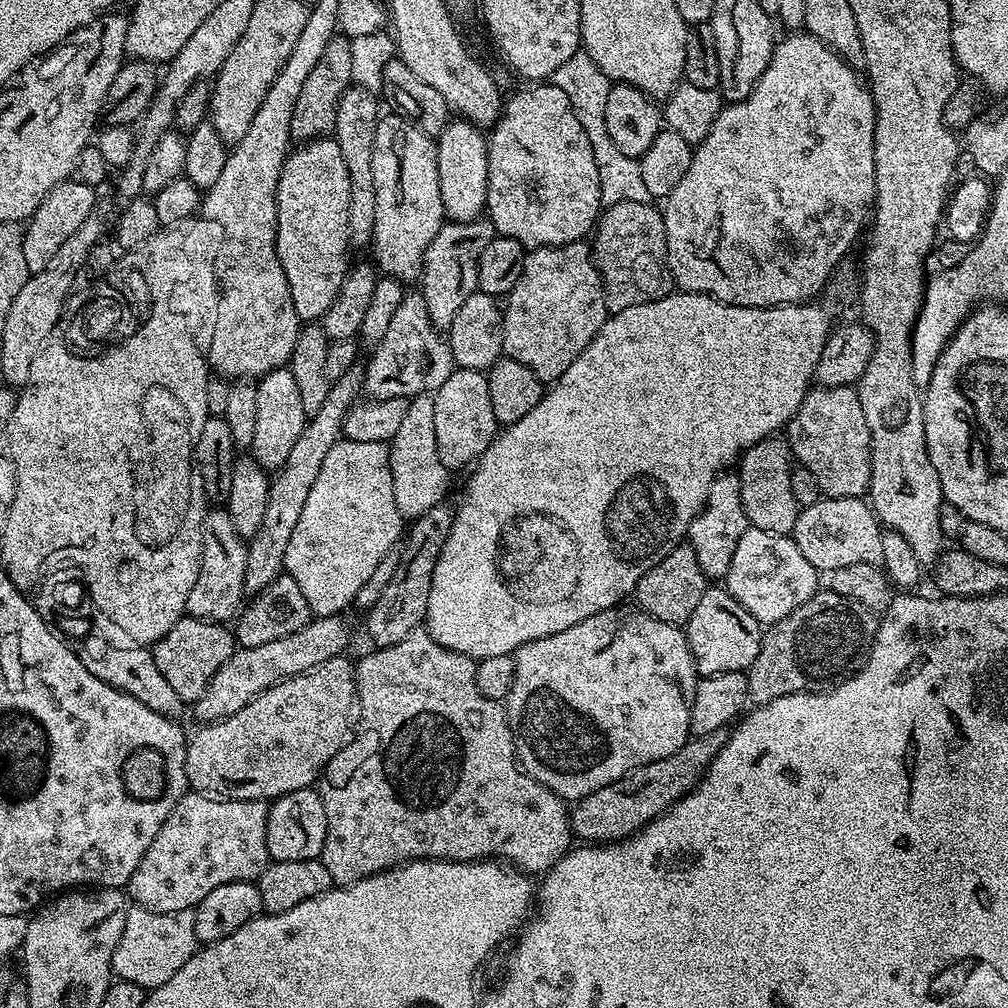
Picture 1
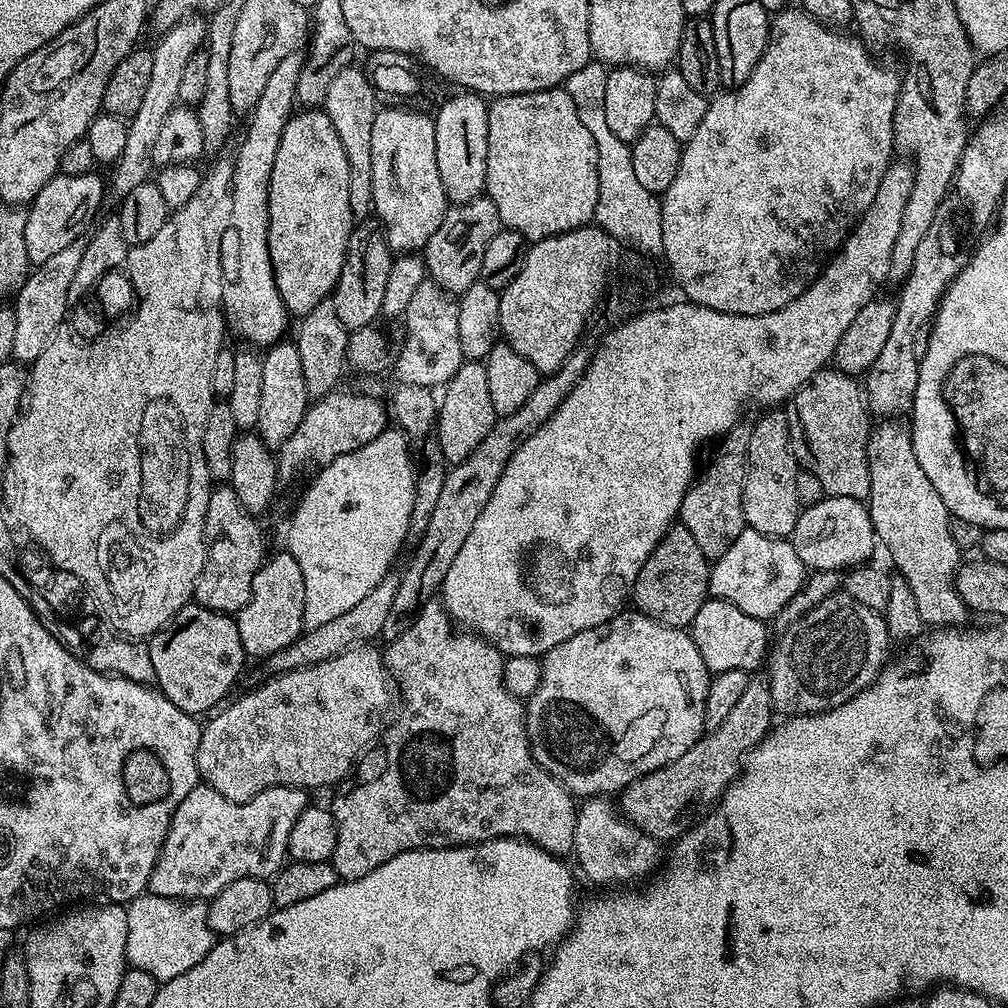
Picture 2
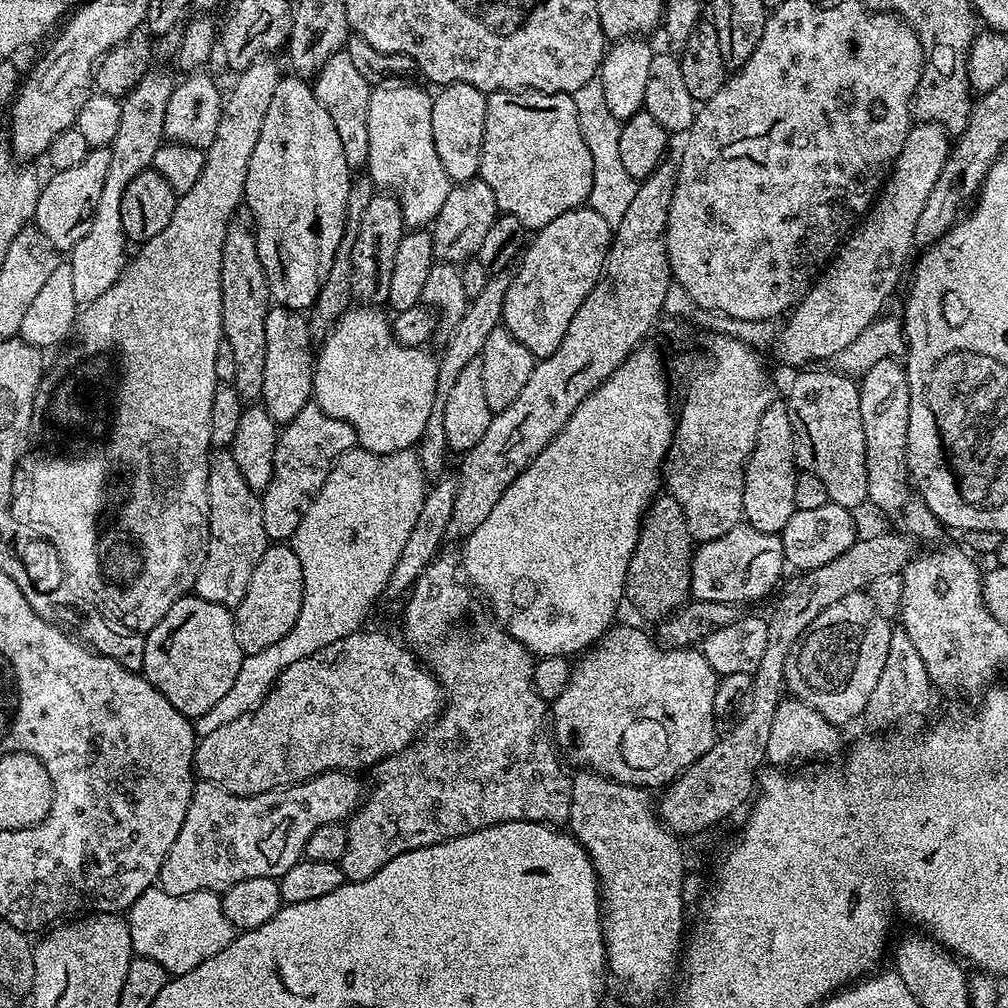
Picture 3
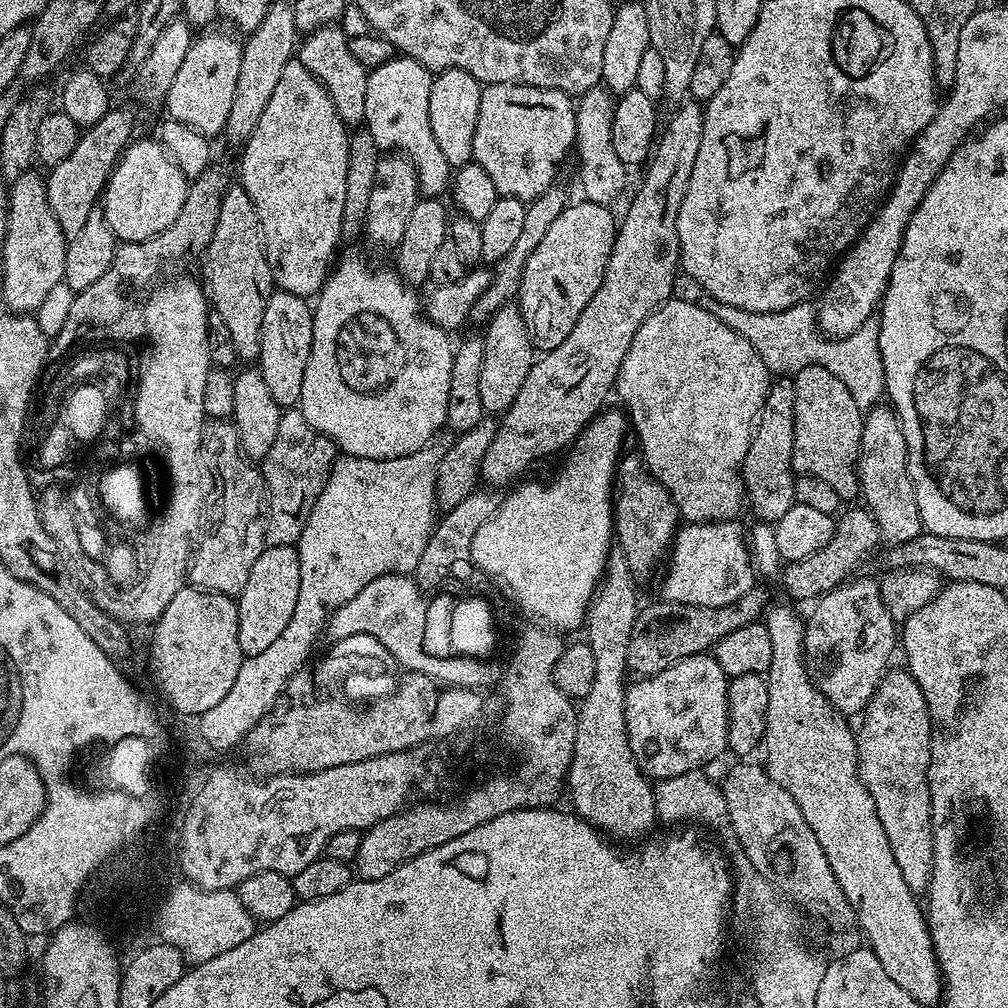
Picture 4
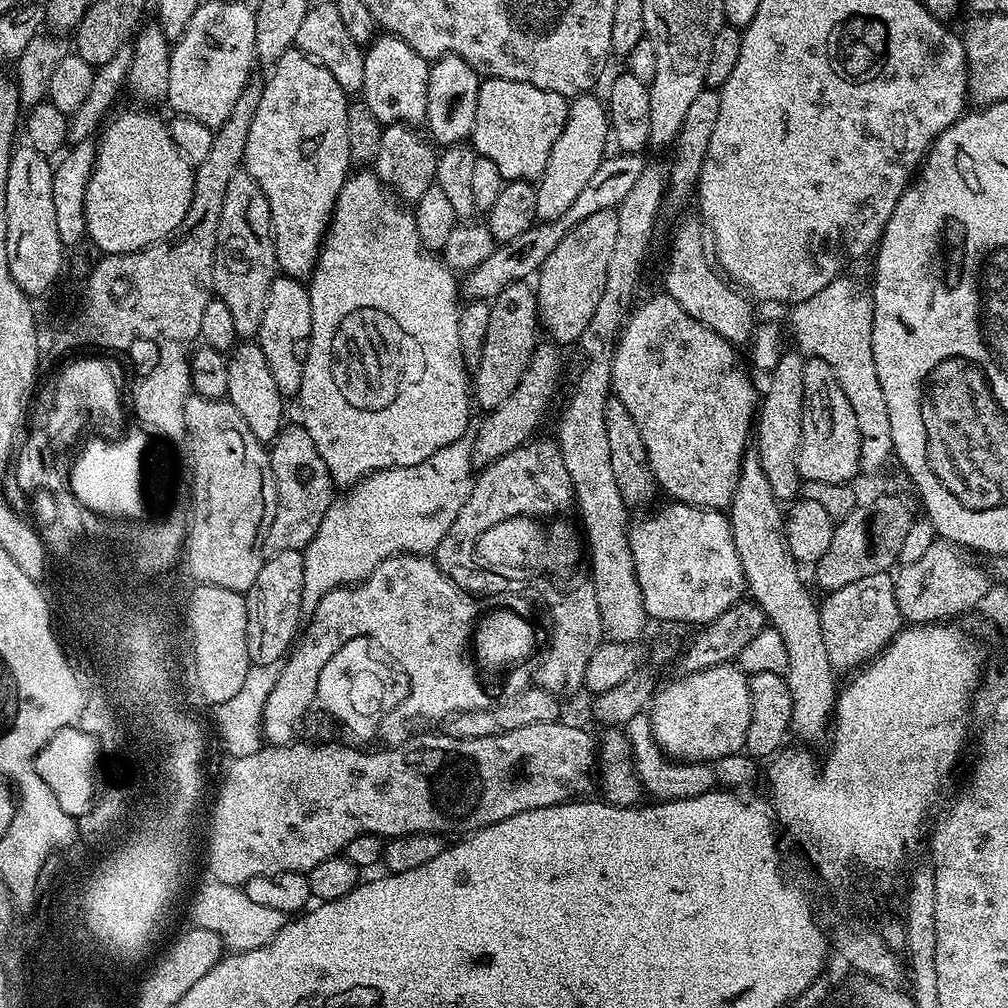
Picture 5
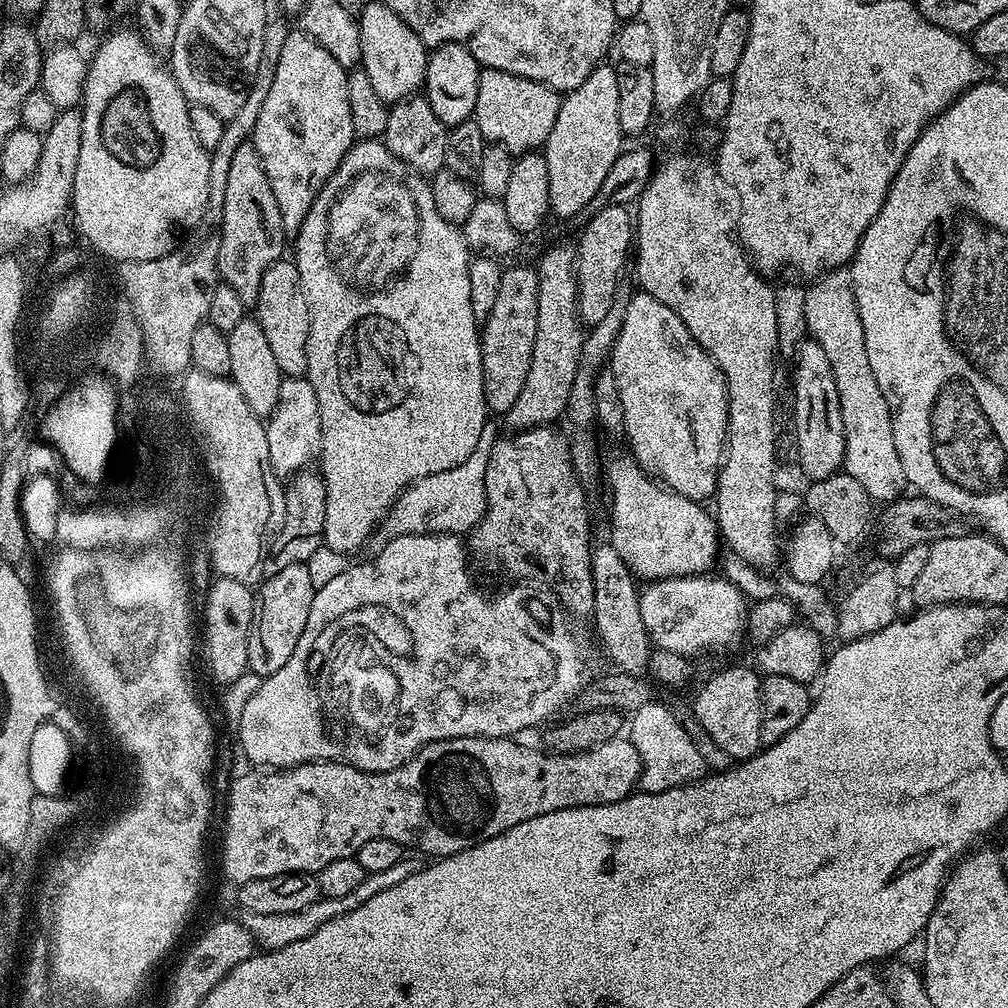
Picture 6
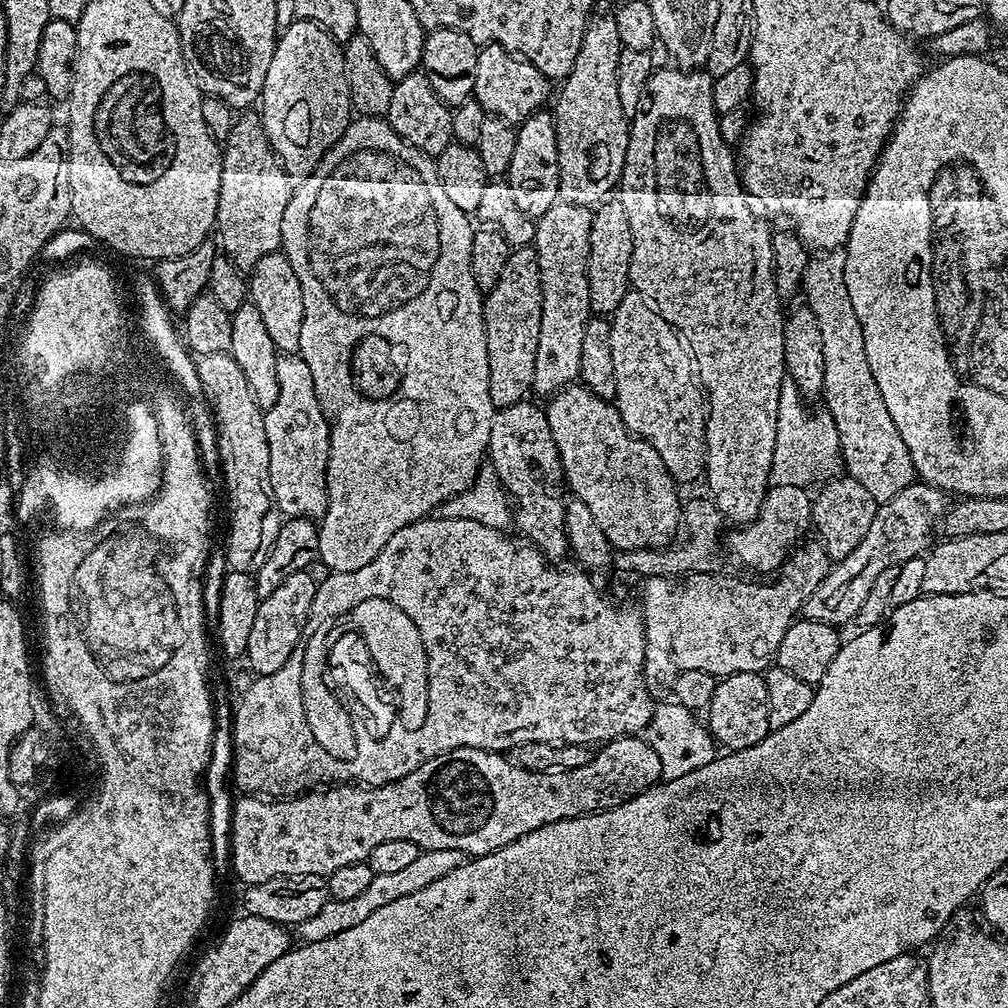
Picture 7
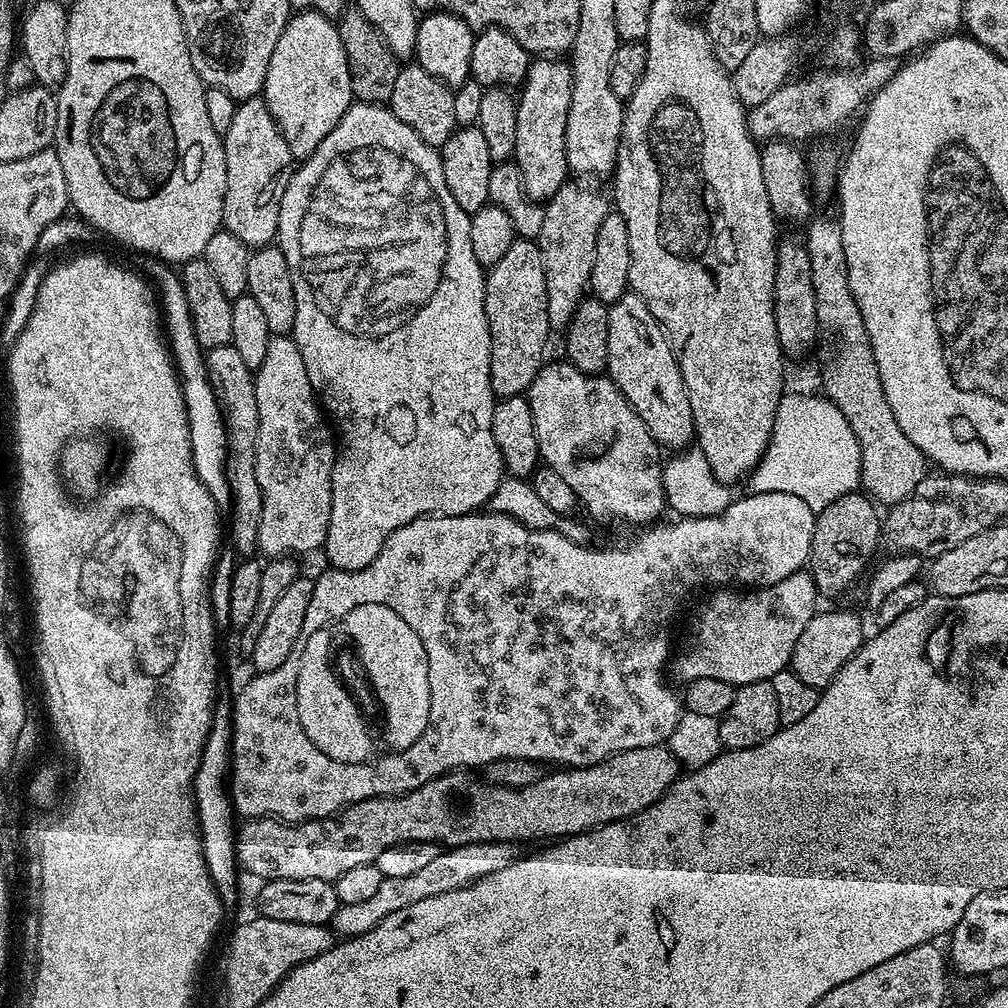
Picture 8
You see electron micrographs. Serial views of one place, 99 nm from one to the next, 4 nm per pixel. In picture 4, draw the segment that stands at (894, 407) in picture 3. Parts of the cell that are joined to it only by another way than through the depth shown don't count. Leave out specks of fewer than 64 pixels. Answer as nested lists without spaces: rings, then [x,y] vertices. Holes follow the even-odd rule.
[[[879,404],[865,413],[857,464],[861,497],[869,512],[878,522],[881,539],[890,546],[912,541],[923,531],[921,515],[918,514],[917,495],[909,476],[908,447],[900,420],[891,407]]]

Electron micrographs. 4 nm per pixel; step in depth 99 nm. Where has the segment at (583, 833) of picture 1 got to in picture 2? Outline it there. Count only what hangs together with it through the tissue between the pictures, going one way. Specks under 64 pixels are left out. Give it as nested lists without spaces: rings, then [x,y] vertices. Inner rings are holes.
[[[749,683],[742,698],[738,698],[738,706],[730,710],[730,714],[717,728],[701,736],[697,744],[690,746],[690,750],[682,754],[682,758],[654,770],[649,776],[644,776],[631,785],[623,793],[623,815],[649,837],[660,842],[672,842],[682,831],[680,823],[683,822],[688,808],[694,807],[696,802],[716,799],[728,787],[729,791],[741,775],[748,753],[759,744],[762,737],[768,735],[774,724],[774,696],[769,685],[764,684]]]

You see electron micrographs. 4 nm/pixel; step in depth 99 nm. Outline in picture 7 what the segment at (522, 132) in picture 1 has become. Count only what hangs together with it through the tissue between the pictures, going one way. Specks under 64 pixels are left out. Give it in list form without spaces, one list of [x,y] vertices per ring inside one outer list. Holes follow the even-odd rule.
[[[486,44],[480,48],[478,67],[474,78],[473,97],[489,116],[499,116],[507,124],[519,126],[541,111],[548,100],[549,77],[534,67],[530,61],[521,60],[500,44]]]

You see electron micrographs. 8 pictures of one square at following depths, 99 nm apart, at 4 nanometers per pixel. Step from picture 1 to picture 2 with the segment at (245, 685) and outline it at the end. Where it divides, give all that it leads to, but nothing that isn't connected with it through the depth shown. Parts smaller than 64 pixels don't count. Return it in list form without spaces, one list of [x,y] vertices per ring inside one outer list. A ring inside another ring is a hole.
[[[389,570],[382,578],[382,582],[378,582],[378,586],[374,586],[374,590],[370,590],[370,594],[362,598],[362,602],[358,602],[358,606],[353,606],[352,609],[346,610],[346,614],[334,618],[334,622],[326,622],[326,626],[307,629],[295,642],[280,652],[273,653],[270,657],[273,668],[271,671],[279,674],[292,672],[295,668],[305,668],[311,664],[341,656],[347,648],[355,648],[371,641],[368,640],[371,636],[379,637],[383,633],[386,614],[390,614],[390,606],[394,602],[394,594],[398,594],[399,585],[400,572]]]

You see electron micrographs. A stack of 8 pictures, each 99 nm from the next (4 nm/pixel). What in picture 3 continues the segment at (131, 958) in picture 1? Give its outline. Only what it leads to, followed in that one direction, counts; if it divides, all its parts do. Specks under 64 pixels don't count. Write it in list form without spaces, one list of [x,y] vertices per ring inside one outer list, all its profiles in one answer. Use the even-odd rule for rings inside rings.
[[[159,886],[147,888],[127,909],[126,921],[132,950],[166,969],[169,977],[181,976],[194,966],[202,966],[206,958],[214,958],[234,938],[232,924],[222,910],[222,899],[214,892],[195,892],[185,896],[171,896]]]

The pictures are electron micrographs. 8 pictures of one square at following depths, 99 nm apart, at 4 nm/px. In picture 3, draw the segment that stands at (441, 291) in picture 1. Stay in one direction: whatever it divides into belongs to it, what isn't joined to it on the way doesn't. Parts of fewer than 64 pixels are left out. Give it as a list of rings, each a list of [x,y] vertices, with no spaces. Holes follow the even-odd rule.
[[[477,178],[464,184],[456,184],[450,194],[446,194],[446,203],[430,225],[436,260],[467,262],[473,259],[479,253],[486,234],[490,234],[490,226],[494,226],[497,215],[494,190],[490,190],[484,180]]]

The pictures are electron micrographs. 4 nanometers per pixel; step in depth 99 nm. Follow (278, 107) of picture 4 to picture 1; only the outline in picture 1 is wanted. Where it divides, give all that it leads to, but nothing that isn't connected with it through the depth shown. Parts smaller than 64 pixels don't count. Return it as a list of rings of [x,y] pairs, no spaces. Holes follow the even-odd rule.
[[[335,138],[309,140],[289,151],[282,166],[282,174],[278,178],[276,191],[276,253],[282,262],[286,282],[290,286],[294,310],[300,315],[301,321],[316,322],[323,318],[350,271],[349,210],[350,174],[346,170],[346,162],[342,162],[342,150],[338,150]]]

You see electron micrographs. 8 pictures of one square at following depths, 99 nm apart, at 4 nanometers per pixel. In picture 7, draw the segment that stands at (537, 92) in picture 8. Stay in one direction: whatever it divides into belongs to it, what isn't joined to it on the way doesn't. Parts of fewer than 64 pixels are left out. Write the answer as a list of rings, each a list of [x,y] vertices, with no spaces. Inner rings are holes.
[[[548,110],[535,112],[531,118],[516,128],[514,142],[514,158],[510,158],[510,166],[506,173],[506,183],[514,194],[514,202],[522,214],[539,218],[550,210],[550,206],[558,203],[559,170],[558,139],[555,138],[553,113]]]

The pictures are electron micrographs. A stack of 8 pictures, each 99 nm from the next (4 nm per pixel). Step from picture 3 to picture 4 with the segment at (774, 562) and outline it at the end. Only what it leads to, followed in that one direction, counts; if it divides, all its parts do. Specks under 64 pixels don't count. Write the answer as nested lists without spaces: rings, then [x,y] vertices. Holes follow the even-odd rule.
[[[723,520],[717,524],[685,523],[672,541],[663,572],[663,599],[690,606],[726,606],[734,602],[734,598],[742,598],[758,580],[746,528],[736,520]]]

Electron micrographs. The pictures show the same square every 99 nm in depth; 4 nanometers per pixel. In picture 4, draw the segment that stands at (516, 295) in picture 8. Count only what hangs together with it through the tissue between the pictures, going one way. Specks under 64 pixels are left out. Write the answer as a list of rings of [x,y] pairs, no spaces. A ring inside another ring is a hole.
[[[511,302],[503,305],[489,318],[483,329],[484,353],[482,354],[482,375],[478,381],[478,390],[482,397],[485,413],[503,414],[518,398],[518,390],[522,390],[522,382],[526,382],[526,374],[530,374],[534,349],[532,339],[526,330],[526,322],[520,313],[519,303]]]

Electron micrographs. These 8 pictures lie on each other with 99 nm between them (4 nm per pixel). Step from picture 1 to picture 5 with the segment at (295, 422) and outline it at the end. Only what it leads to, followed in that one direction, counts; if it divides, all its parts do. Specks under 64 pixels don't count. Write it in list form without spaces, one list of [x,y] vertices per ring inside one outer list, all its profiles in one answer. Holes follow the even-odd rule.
[[[278,274],[270,286],[270,294],[266,298],[266,314],[262,314],[262,326],[258,343],[260,349],[266,354],[266,362],[270,365],[270,370],[274,377],[274,382],[278,385],[278,390],[286,398],[297,395],[302,386],[302,374],[306,366],[308,357],[308,340],[312,336],[312,319],[310,318],[310,294],[307,287],[301,281],[295,280],[293,276]]]

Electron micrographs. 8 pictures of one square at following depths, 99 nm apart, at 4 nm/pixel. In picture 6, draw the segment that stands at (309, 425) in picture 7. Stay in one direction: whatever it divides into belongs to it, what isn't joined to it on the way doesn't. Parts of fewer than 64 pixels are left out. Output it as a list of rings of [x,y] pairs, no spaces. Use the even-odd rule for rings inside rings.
[[[290,376],[280,381],[278,390],[278,406],[274,406],[272,415],[266,420],[266,442],[270,446],[270,463],[276,475],[290,478],[301,468],[311,465],[314,457],[320,451],[320,415],[318,400],[314,398],[314,388],[304,376]]]

